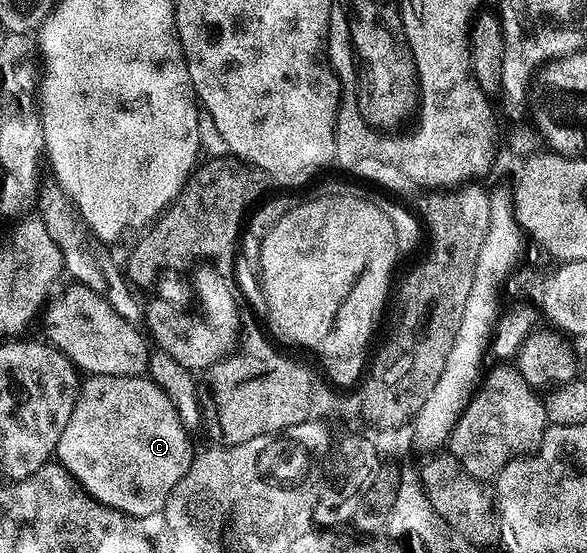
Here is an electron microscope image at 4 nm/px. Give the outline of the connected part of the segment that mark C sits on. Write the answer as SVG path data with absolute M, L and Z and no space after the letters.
M91 374L84 379L81 385L81 393L77 395L77 403L71 412L71 420L67 420L67 428L63 428L63 436L59 436L55 458L60 465L64 466L69 475L73 477L74 482L99 504L115 508L119 512L129 514L133 518L146 518L152 514L160 514L164 511L175 484L179 484L179 480L183 480L183 476L189 471L189 466L193 463L195 457L195 449L193 450L192 444L189 443L189 438L191 438L190 431L186 430L185 425L179 420L179 416L175 412L175 404L171 404L167 392L163 392L163 388L155 385L148 376L135 374L128 374L127 376Z

